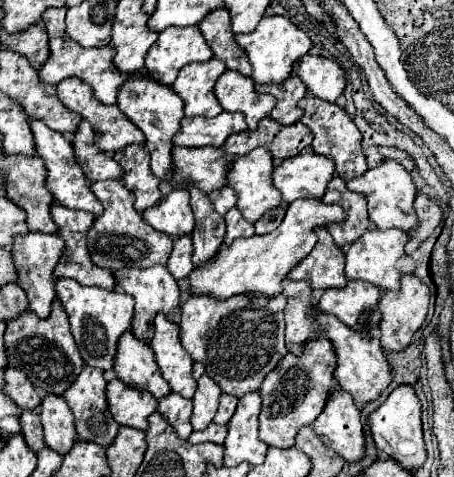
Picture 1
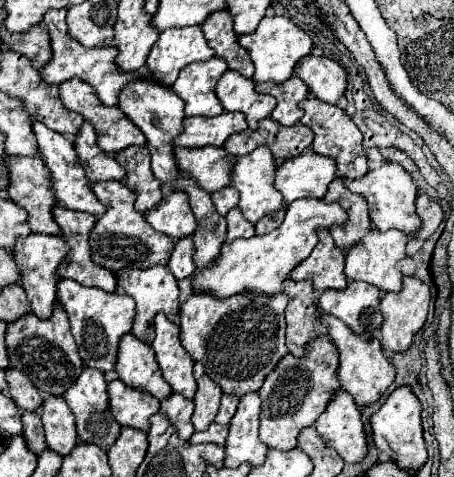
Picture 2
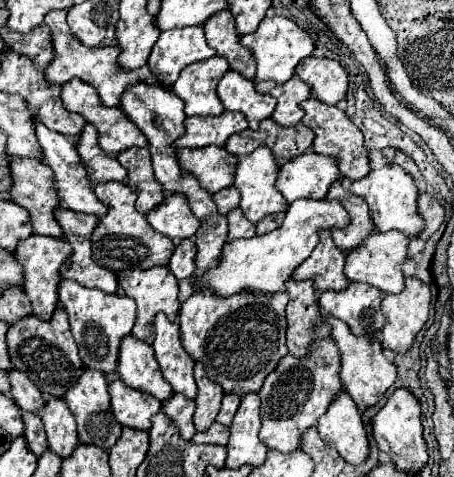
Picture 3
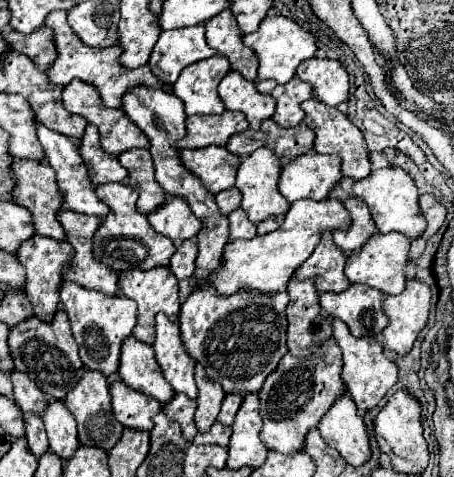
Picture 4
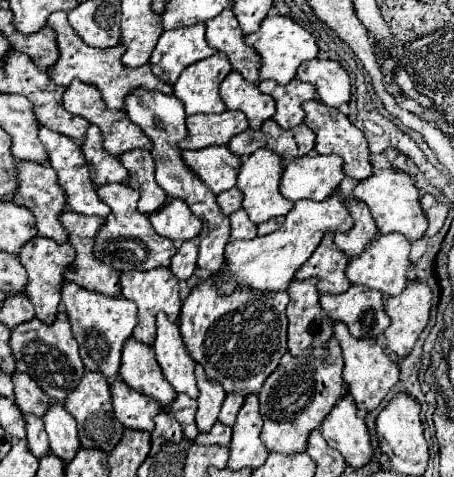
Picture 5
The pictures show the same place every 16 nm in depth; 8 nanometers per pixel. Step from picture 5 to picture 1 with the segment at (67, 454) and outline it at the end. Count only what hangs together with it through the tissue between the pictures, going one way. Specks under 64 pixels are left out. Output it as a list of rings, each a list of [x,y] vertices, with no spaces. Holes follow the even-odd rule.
[[[46,396],[40,406],[40,418],[44,426],[44,438],[48,448],[60,456],[68,454],[76,442],[74,416],[62,396]]]

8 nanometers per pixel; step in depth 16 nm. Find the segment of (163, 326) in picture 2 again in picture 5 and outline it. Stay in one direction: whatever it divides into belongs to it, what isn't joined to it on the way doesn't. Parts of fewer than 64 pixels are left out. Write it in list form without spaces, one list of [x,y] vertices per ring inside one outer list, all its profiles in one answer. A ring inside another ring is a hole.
[[[164,312],[158,314],[158,334],[154,342],[154,352],[166,380],[174,386],[174,390],[184,392],[190,398],[198,398],[200,392],[194,378],[196,362],[184,346],[178,324],[170,322]]]

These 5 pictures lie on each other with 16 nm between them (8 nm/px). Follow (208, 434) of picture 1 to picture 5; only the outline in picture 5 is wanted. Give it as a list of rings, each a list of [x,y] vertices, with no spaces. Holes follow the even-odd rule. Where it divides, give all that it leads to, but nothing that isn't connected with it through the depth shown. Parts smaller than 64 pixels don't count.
[[[216,422],[210,432],[198,434],[194,442],[196,442],[196,444],[204,444],[204,446],[210,446],[210,444],[228,446],[228,444],[230,444],[230,438],[232,438],[232,428],[230,428],[230,426],[224,426],[222,422]]]

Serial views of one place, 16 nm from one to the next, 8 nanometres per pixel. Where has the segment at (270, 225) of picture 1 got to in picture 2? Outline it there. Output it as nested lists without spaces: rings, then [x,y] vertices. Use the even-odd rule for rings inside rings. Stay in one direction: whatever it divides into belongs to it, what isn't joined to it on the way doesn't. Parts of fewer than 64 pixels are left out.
[[[284,210],[280,212],[272,212],[272,214],[266,214],[258,224],[256,224],[256,234],[268,234],[272,230],[276,230],[284,220]]]

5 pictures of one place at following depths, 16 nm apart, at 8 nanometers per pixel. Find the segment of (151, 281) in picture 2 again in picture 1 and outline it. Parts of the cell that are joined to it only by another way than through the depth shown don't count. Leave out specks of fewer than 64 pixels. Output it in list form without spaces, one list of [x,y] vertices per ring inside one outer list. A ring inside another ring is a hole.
[[[152,266],[152,268],[146,268],[146,270],[122,268],[114,276],[116,276],[116,286],[136,300],[136,316],[134,316],[134,322],[132,322],[132,334],[138,340],[150,344],[152,336],[154,336],[154,316],[158,312],[170,314],[180,304],[180,300],[178,300],[180,290],[178,290],[174,276],[168,272],[166,266]]]

